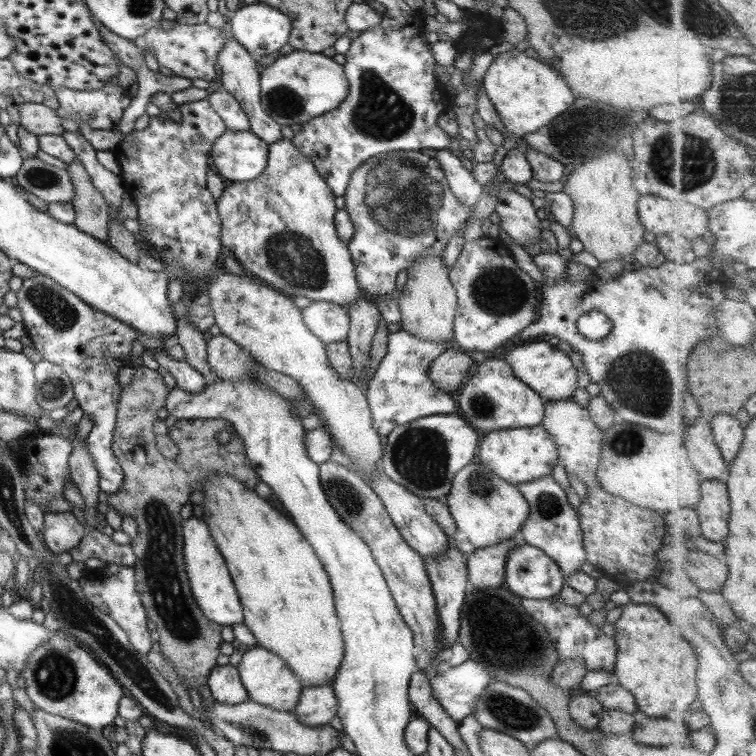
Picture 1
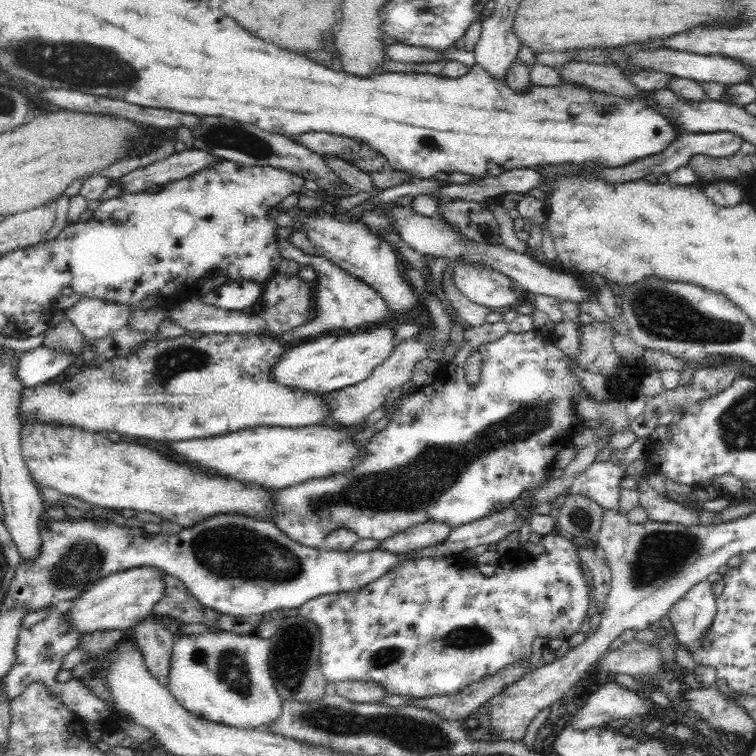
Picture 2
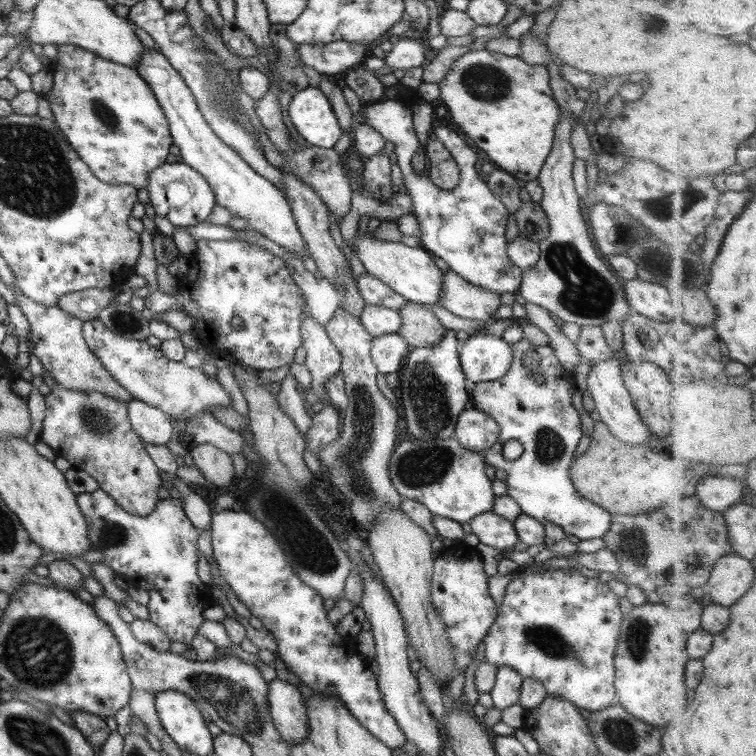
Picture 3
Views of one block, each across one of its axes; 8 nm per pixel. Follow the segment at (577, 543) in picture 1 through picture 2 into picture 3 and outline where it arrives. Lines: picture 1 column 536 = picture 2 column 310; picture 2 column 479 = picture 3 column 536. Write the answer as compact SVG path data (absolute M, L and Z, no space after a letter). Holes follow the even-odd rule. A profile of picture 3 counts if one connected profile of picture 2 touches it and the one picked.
M521 339L511 344L512 362L509 371L498 380L481 381L474 383L474 388L470 393L471 406L487 417L491 417L498 426L498 442L491 449L487 449L481 455L488 466L501 469L507 473L504 480L507 485L506 495L510 496L520 508L520 511L531 518L535 518L545 524L553 522L569 536L575 536L579 540L591 540L591 538L602 538L610 525L610 514L602 510L599 505L593 504L590 500L583 498L576 490L569 479L569 468L572 466L577 453L577 442L581 438L581 420L571 403L573 393L573 381L567 376L564 369L559 365L556 356L549 346L535 346L535 352L539 356L539 372L541 372L542 382L535 381L528 368L523 366L521 356L533 346L527 340ZM506 440L518 441L523 451L514 460L503 459L500 447Z

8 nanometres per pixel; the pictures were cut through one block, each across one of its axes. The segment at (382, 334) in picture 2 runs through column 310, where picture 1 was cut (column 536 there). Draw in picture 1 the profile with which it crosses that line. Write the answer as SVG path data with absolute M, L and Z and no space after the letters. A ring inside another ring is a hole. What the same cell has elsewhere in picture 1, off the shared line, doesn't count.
M537 338L515 346L513 350L505 352L503 361L511 367L513 377L523 381L533 392L540 397L543 402L555 402L555 400L569 400L572 392L577 388L576 369L573 360L560 352L556 347L552 347L543 338Z

